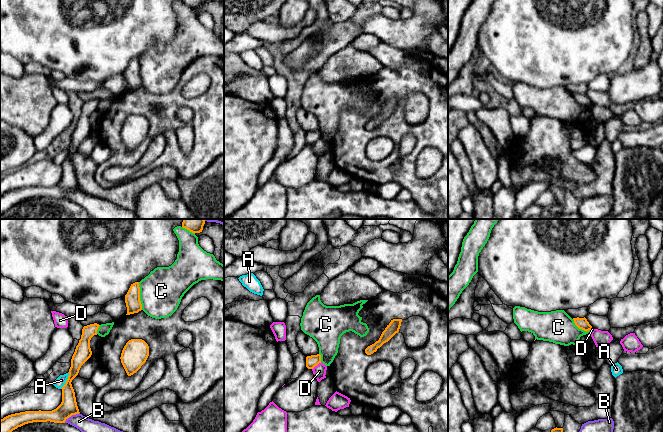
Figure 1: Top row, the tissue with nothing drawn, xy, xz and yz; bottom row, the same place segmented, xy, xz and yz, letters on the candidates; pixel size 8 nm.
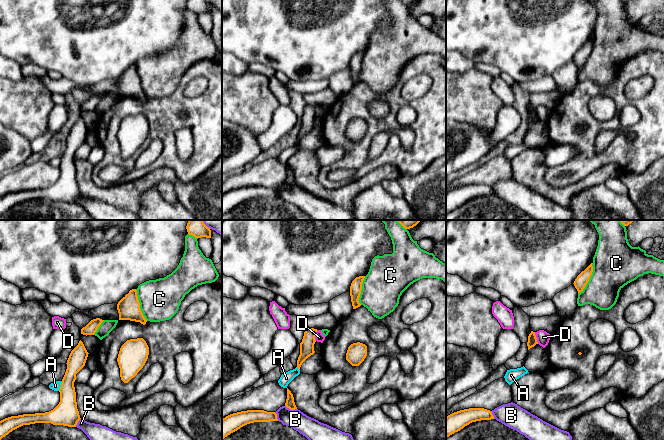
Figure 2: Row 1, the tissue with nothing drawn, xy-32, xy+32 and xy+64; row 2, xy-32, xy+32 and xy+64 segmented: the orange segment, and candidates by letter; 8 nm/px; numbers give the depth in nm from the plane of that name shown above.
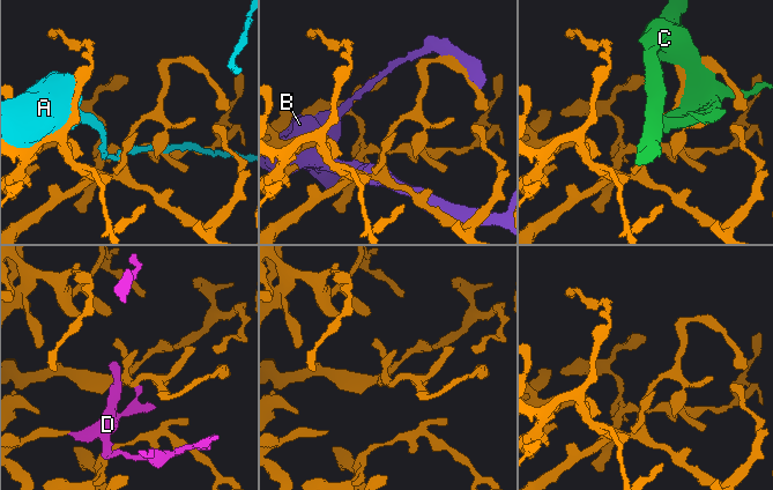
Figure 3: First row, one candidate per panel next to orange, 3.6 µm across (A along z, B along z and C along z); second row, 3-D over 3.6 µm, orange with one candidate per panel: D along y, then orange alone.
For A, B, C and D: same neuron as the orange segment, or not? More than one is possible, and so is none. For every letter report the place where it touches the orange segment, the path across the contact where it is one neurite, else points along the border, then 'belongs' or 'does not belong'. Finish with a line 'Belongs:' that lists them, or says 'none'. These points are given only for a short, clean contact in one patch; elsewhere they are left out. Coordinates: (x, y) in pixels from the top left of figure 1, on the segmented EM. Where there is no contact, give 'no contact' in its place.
A: xy (67, 380) | does not belong
B: xy (71, 415) | does not belong
C: xy (139, 296) | does not belong
D: xz (316, 365) | belongs
Belongs: D

